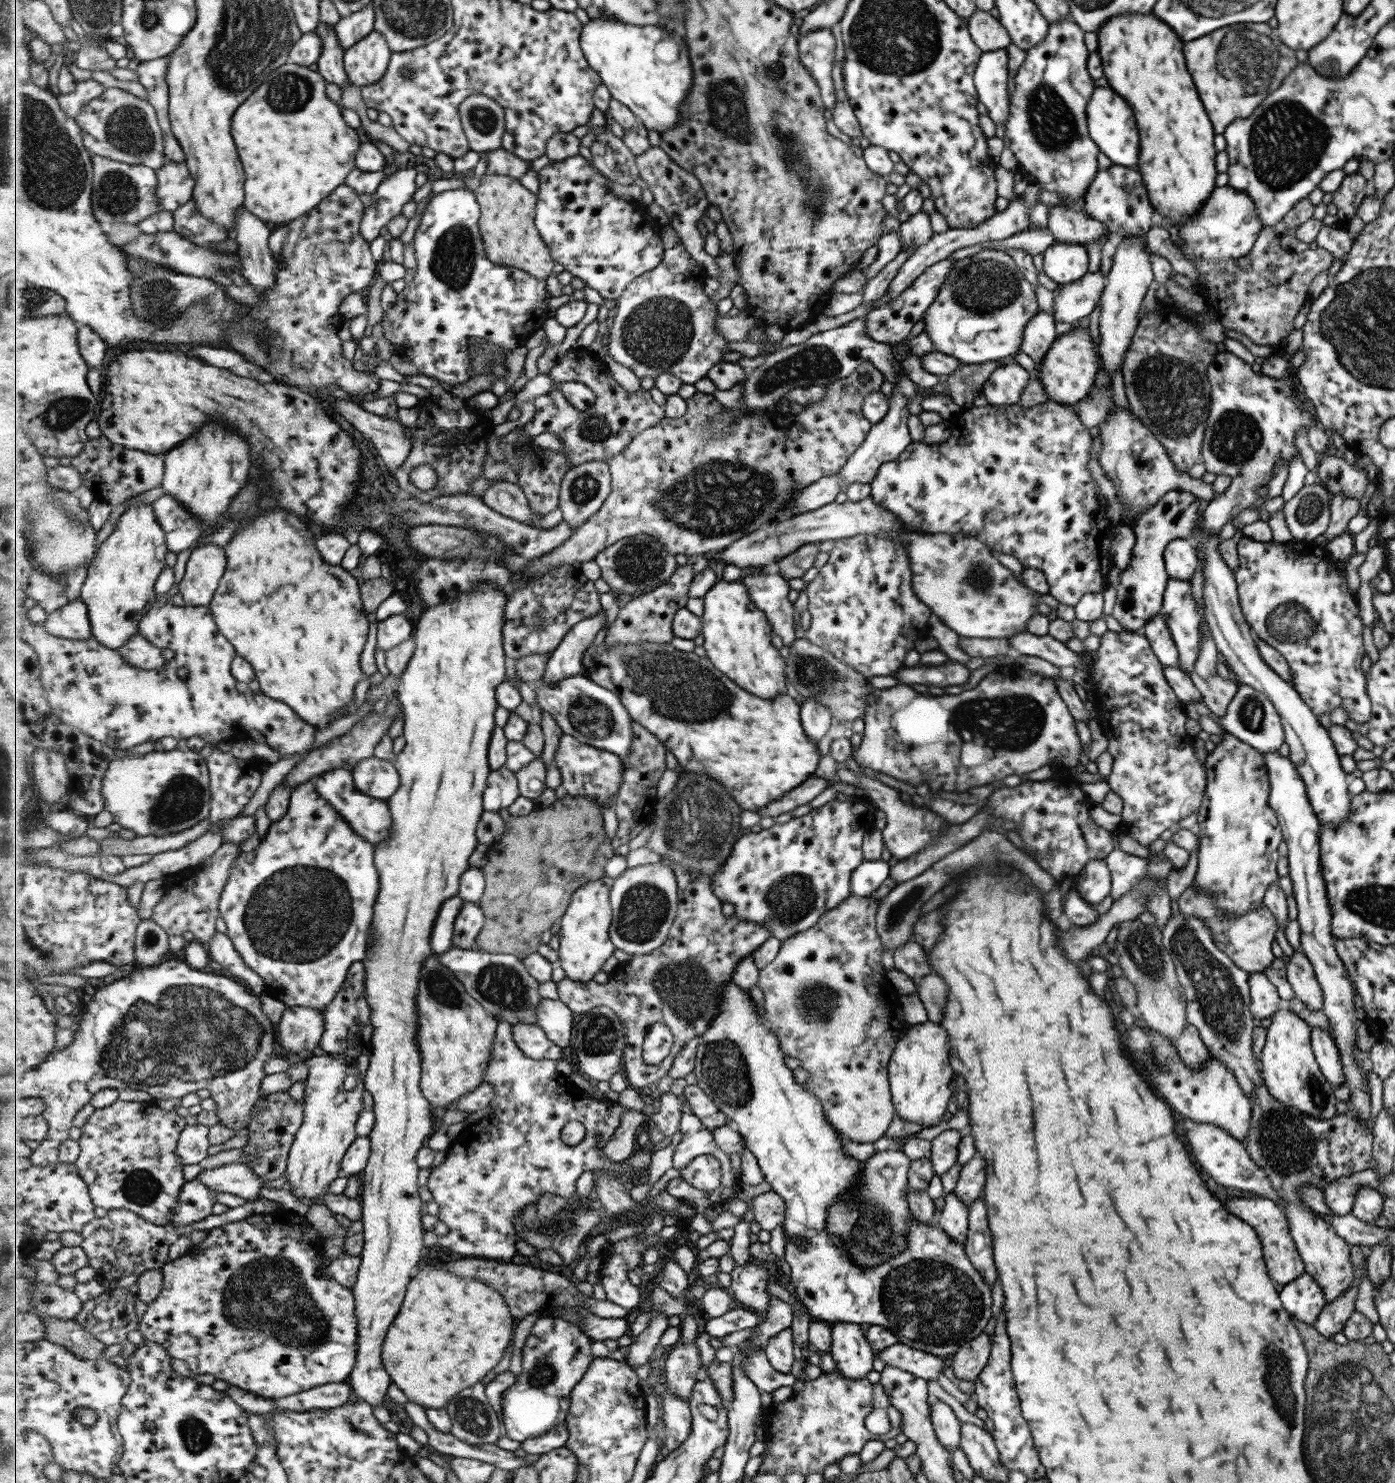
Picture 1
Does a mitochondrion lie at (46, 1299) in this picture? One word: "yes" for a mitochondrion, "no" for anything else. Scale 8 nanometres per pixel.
yes

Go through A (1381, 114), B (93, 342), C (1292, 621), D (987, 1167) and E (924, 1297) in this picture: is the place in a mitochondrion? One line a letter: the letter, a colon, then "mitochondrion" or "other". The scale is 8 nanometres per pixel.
A: other
B: other
C: mitochondrion
D: other
E: mitochondrion

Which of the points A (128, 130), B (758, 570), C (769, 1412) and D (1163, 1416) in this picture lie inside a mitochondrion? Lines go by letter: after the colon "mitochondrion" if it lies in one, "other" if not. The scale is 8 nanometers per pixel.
A: mitochondrion
B: other
C: other
D: other

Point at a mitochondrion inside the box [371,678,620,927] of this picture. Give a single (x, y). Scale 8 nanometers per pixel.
(591, 717)

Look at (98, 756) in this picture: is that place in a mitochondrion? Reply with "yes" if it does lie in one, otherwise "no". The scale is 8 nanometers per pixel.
no

